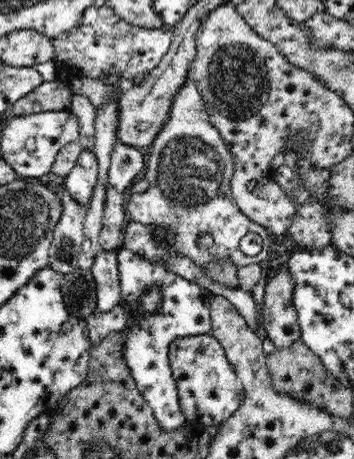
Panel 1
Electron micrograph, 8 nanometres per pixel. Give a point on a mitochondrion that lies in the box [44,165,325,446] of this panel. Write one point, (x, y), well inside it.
(79, 289)

